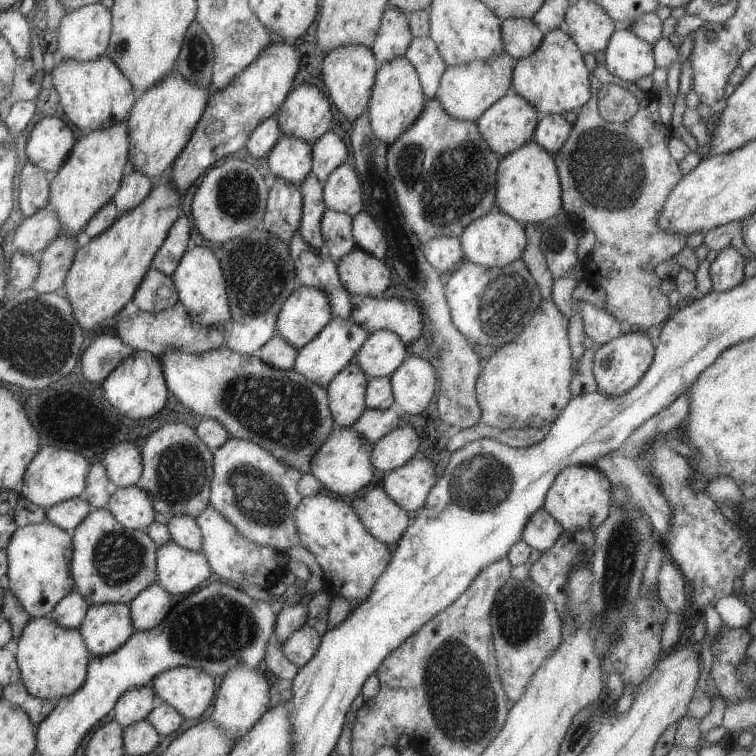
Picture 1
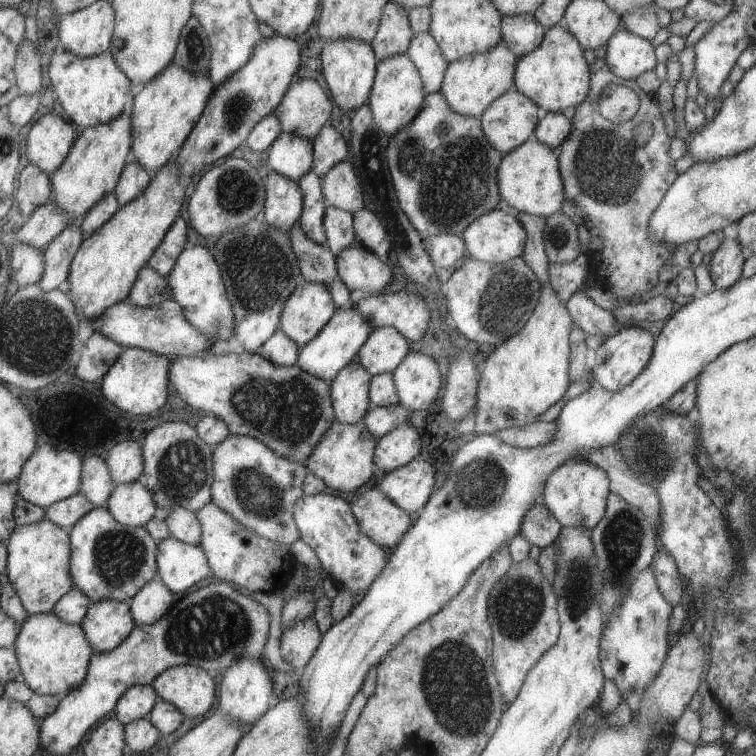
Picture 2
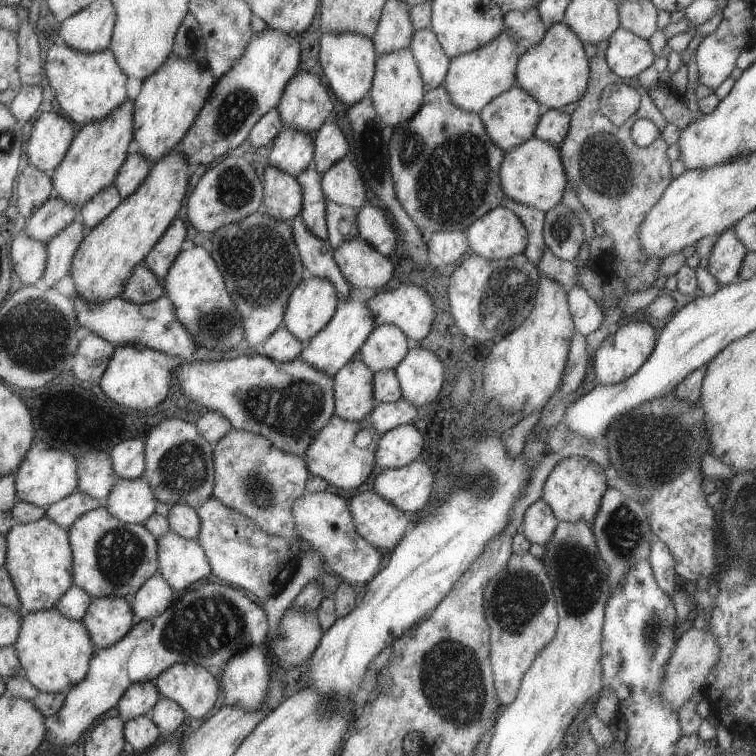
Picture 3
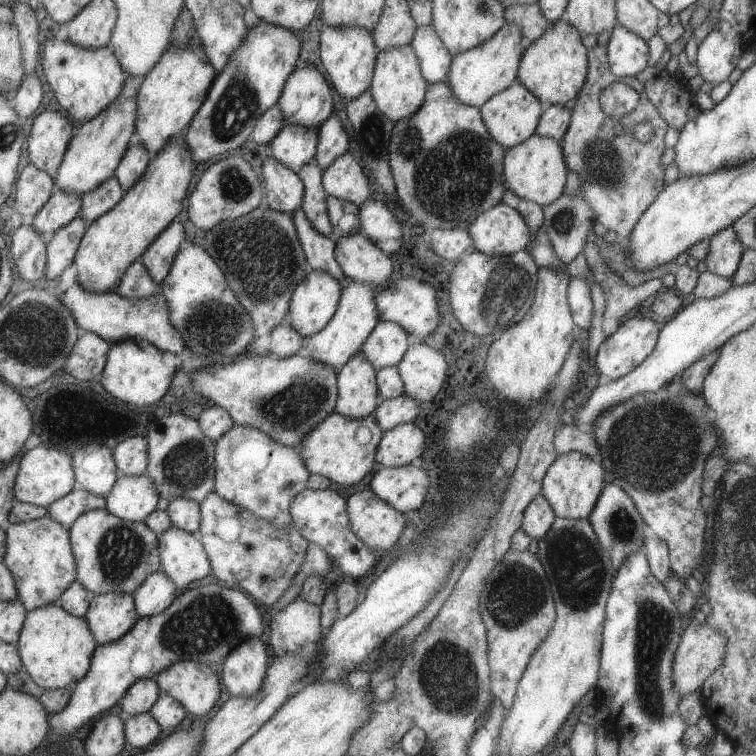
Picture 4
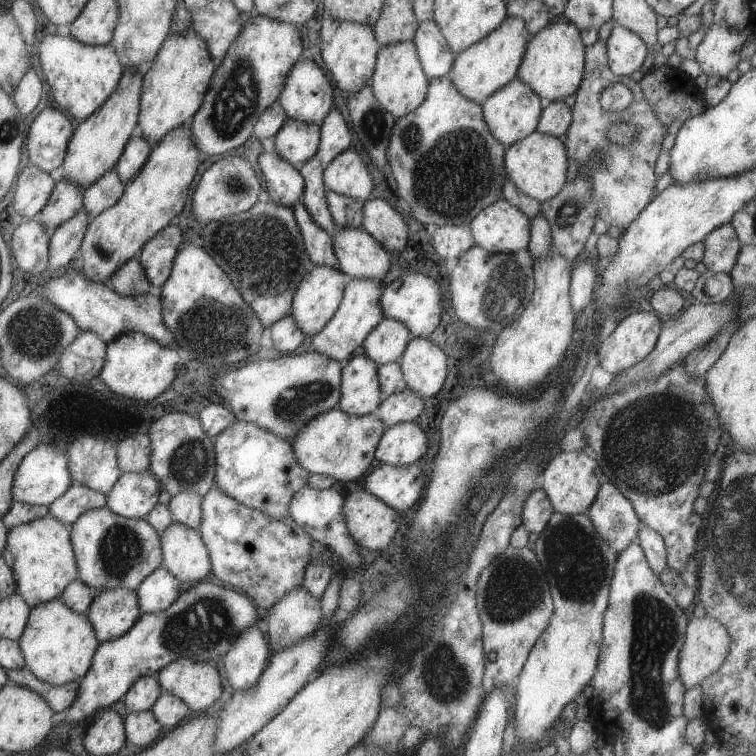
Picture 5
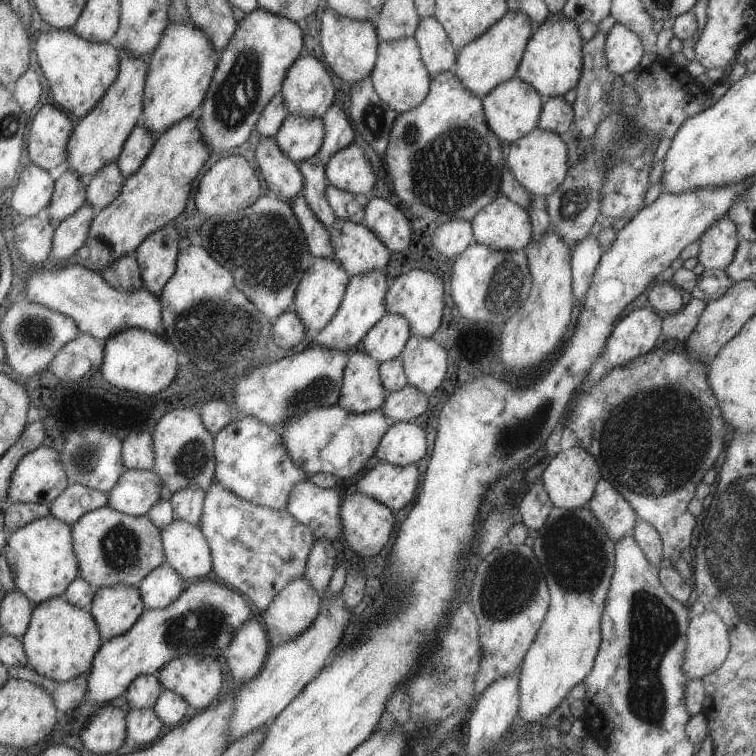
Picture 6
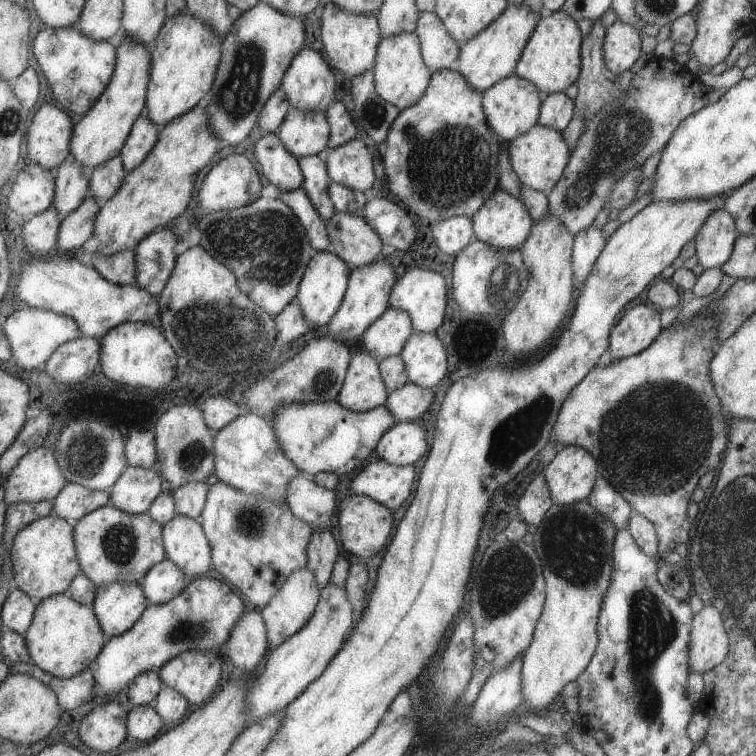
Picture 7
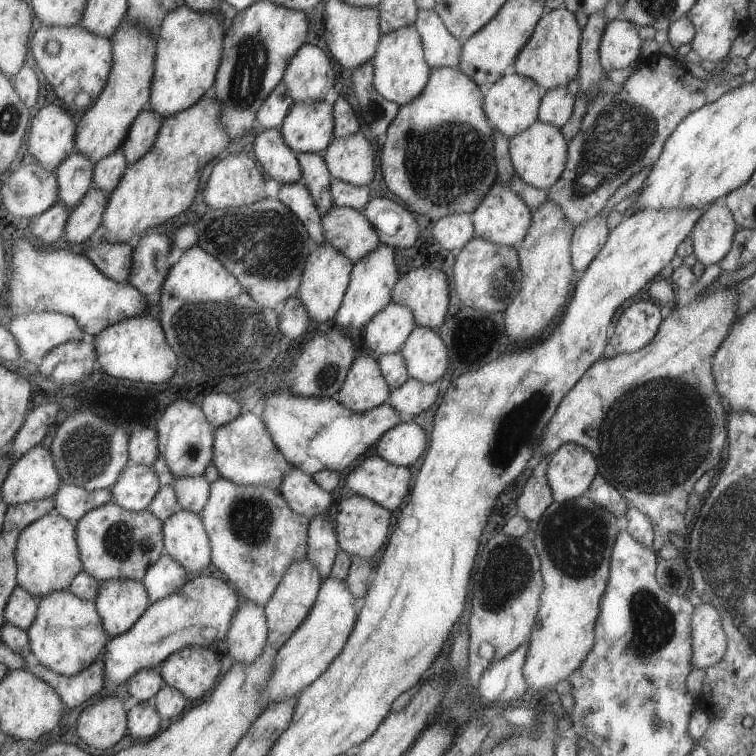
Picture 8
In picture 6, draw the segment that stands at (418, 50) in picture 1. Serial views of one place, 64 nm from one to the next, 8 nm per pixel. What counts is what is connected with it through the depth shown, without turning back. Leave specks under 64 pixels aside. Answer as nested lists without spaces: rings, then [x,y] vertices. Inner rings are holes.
[[[434,16],[419,19],[413,38],[430,77],[441,72],[454,73],[457,50],[451,46],[441,24]]]

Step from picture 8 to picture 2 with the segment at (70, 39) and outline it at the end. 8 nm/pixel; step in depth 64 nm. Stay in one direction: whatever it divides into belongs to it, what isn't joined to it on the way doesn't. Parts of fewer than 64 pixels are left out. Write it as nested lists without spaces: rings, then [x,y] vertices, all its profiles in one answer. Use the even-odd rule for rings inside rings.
[[[57,47],[52,53],[47,68],[47,77],[50,79],[57,101],[63,108],[63,113],[73,124],[81,128],[105,124],[115,116],[121,116],[121,112],[133,102],[129,80],[121,73],[115,60],[107,51],[97,56],[79,58]]]

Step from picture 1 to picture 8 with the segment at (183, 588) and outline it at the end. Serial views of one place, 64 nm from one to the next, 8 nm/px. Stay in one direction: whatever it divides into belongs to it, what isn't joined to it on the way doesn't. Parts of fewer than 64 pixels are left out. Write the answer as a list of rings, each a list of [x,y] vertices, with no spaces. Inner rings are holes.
[[[179,510],[162,522],[166,555],[190,576],[203,574],[210,564],[210,547],[200,514]]]

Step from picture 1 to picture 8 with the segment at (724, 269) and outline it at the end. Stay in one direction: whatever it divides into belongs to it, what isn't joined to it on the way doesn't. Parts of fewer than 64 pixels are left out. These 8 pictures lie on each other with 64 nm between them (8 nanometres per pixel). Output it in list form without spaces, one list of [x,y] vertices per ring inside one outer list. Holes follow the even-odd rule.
[[[721,201],[711,203],[689,234],[697,261],[705,267],[718,264],[729,252],[736,230],[726,206]]]

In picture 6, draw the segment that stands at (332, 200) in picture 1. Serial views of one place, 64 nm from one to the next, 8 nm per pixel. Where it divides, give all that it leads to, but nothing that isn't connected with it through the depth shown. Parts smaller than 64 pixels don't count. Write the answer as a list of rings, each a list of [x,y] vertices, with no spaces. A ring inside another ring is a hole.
[[[352,143],[337,150],[324,166],[325,178],[333,188],[353,196],[370,197],[375,176],[363,150]]]

